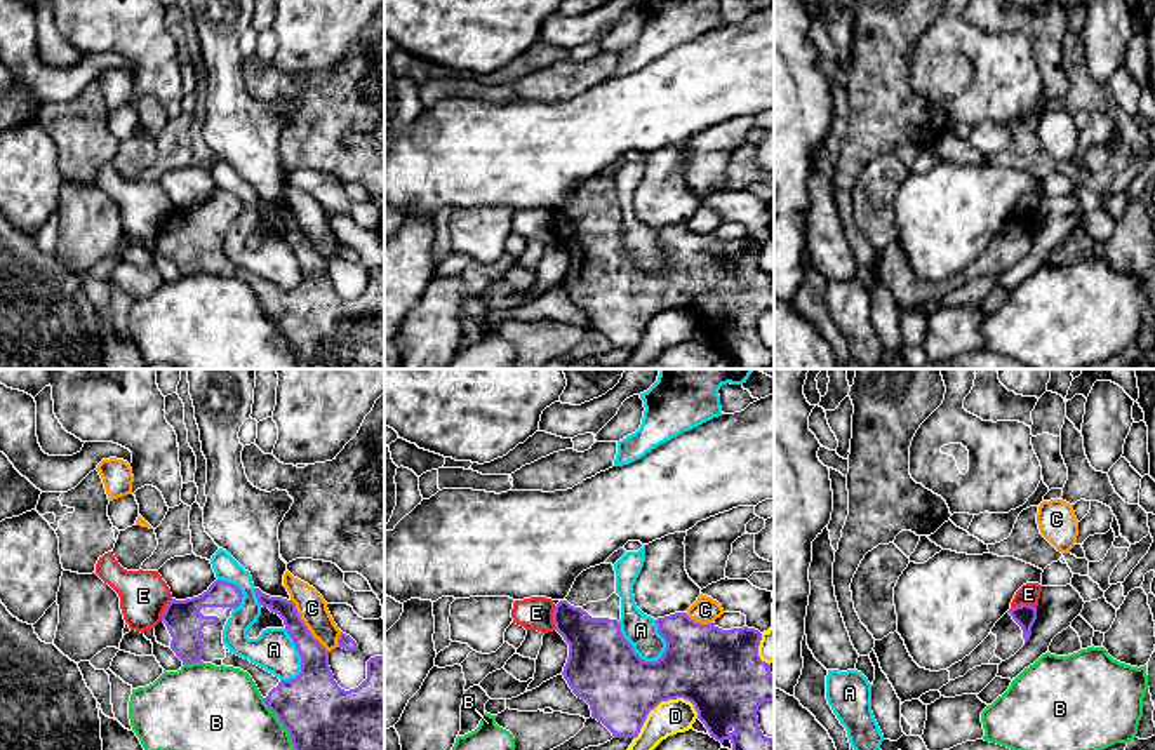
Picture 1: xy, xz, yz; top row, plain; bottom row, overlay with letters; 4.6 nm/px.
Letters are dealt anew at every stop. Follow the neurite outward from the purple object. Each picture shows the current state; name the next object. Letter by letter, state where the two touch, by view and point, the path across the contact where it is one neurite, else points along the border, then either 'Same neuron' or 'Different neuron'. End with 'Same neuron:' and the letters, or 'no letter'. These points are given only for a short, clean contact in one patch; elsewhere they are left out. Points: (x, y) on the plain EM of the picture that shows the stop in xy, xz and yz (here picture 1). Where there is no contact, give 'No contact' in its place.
A: Touches purple at xz (634, 261). Different neuron
B: Touches purple at xy (284, 336). Different neuron
C: Touches purple at xy (305, 235). Different neuron
D: Touches purple at xz (661, 310). Different neuron
E: Touches purple at yz (1023, 214). Boundary: yz (1035, 216), (1016, 214), (1011, 220). Different neuron
Same neuron: no letter

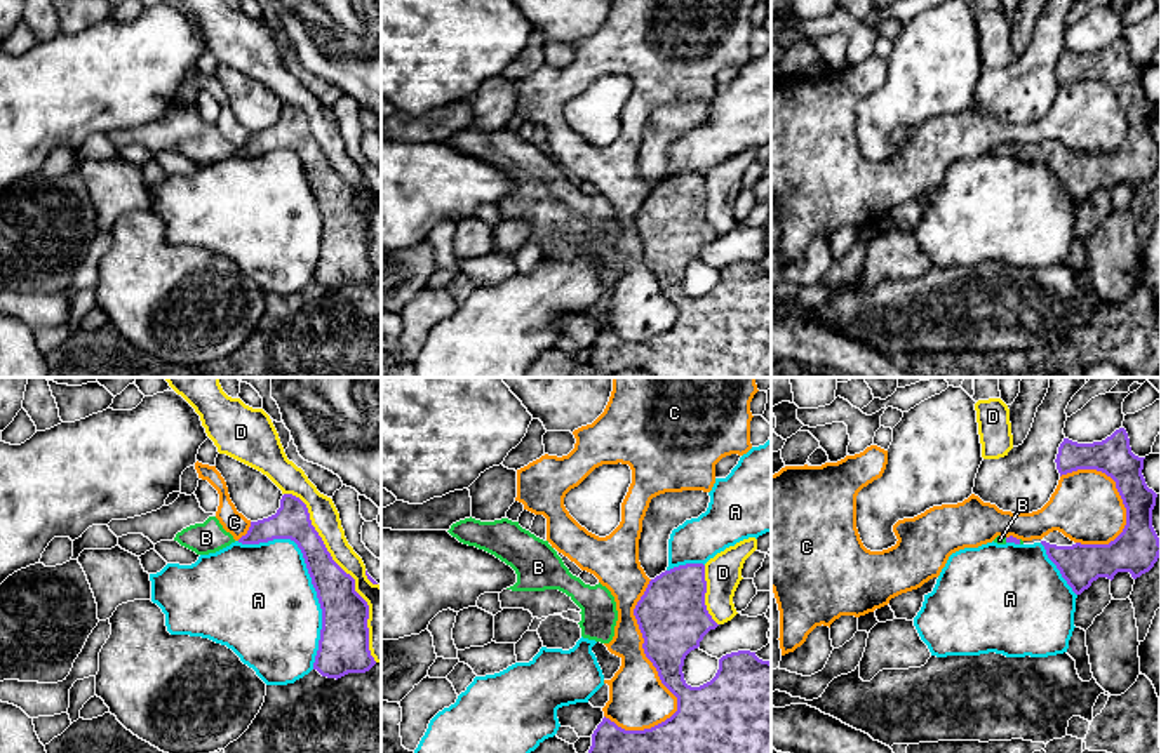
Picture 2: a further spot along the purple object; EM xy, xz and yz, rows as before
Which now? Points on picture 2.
A: Touches purple at xy (310, 186). Different neuron
B: Touches purple at yz (1006, 150). Path across: yz (1008, 150), (1006, 150), (999, 150). Same neuron
C: Touches purple at xz (657, 280). Different neuron
D: Touches purple at xy (345, 183). Different neuron
Same neuron: B

